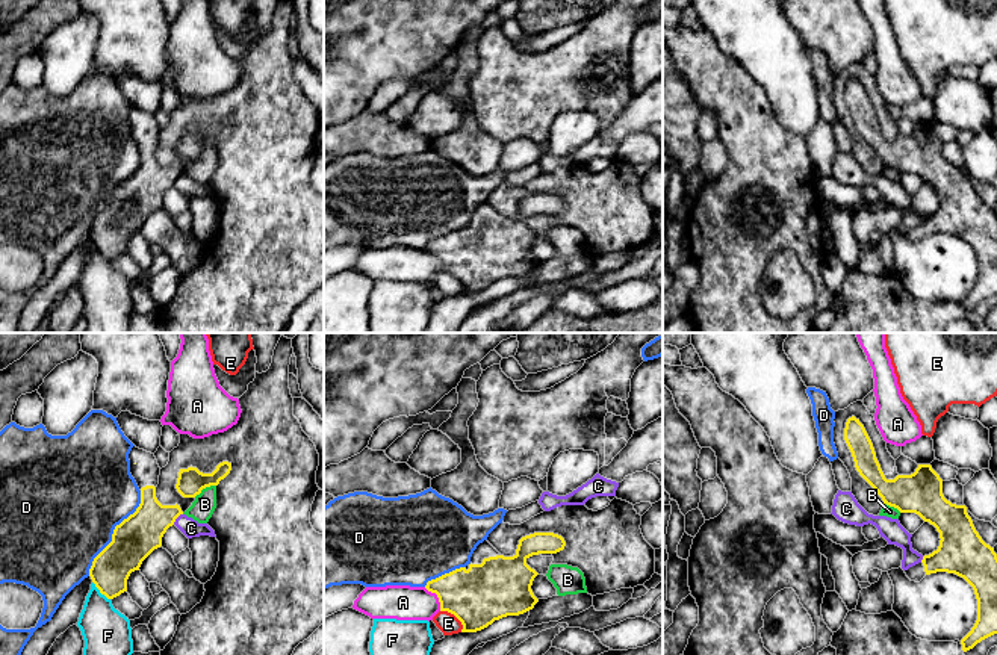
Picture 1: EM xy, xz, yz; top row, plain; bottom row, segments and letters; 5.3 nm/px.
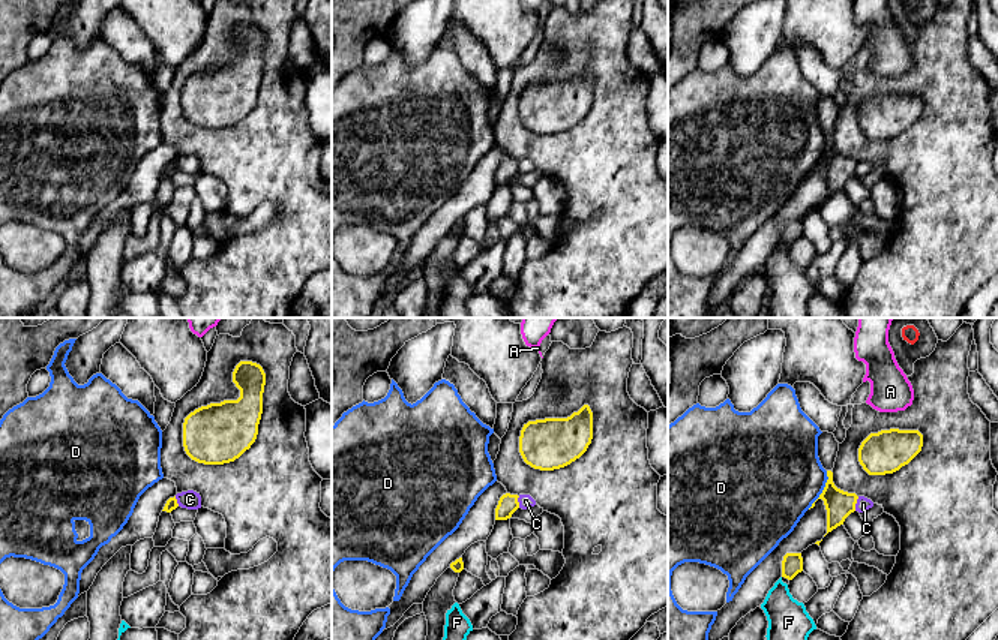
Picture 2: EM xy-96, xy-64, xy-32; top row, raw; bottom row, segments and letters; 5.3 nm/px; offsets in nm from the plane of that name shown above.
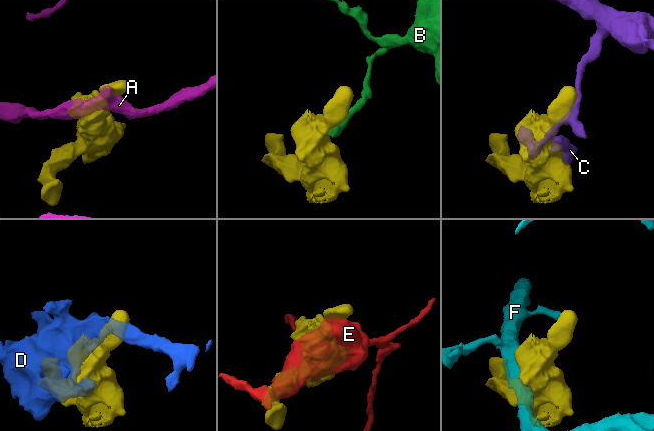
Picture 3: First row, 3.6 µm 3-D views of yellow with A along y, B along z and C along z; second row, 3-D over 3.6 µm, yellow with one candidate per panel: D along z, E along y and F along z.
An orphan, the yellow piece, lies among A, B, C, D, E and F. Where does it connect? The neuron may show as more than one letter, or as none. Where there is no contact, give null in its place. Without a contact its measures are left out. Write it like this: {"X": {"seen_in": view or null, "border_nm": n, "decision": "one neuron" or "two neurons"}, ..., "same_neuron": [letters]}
{"A": {"seen_in": "xz", "border_nm": 160, "decision": "two neurons"}, "B": {"seen_in": "xy", "border_nm": 140, "decision": "two neurons"}, "C": {"seen_in": "xy", "border_nm": 80, "decision": "two neurons"}, "D": {"seen_in": "xy", "border_nm": 550, "decision": "two neurons"}, "E": {"seen_in": "xz", "border_nm": 170, "decision": "two neurons"}, "F": {"seen_in": "xy", "border_nm": 140, "decision": "two neurons"}, "same_neuron": []}

